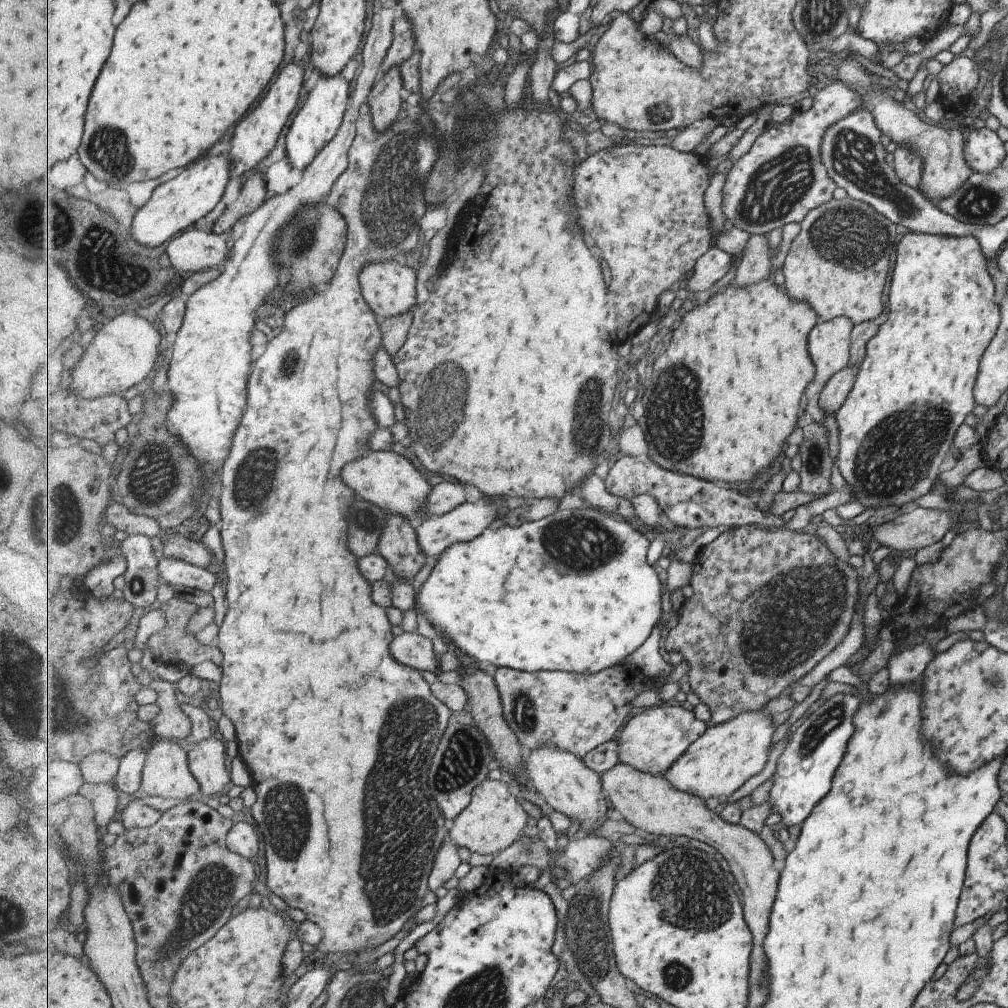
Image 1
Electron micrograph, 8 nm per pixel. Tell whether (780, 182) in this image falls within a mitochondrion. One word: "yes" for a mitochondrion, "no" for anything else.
yes

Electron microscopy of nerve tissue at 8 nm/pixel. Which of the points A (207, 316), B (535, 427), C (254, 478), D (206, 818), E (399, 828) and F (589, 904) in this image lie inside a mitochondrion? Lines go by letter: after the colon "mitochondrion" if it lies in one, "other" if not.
A: other
B: other
C: mitochondrion
D: other
E: mitochondrion
F: mitochondrion

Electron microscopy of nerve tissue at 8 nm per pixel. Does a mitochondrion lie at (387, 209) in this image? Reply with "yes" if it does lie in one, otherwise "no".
yes

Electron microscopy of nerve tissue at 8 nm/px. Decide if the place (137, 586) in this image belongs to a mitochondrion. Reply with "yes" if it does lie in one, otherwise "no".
yes

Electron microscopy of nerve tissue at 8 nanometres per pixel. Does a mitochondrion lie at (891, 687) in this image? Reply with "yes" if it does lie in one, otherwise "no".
no

